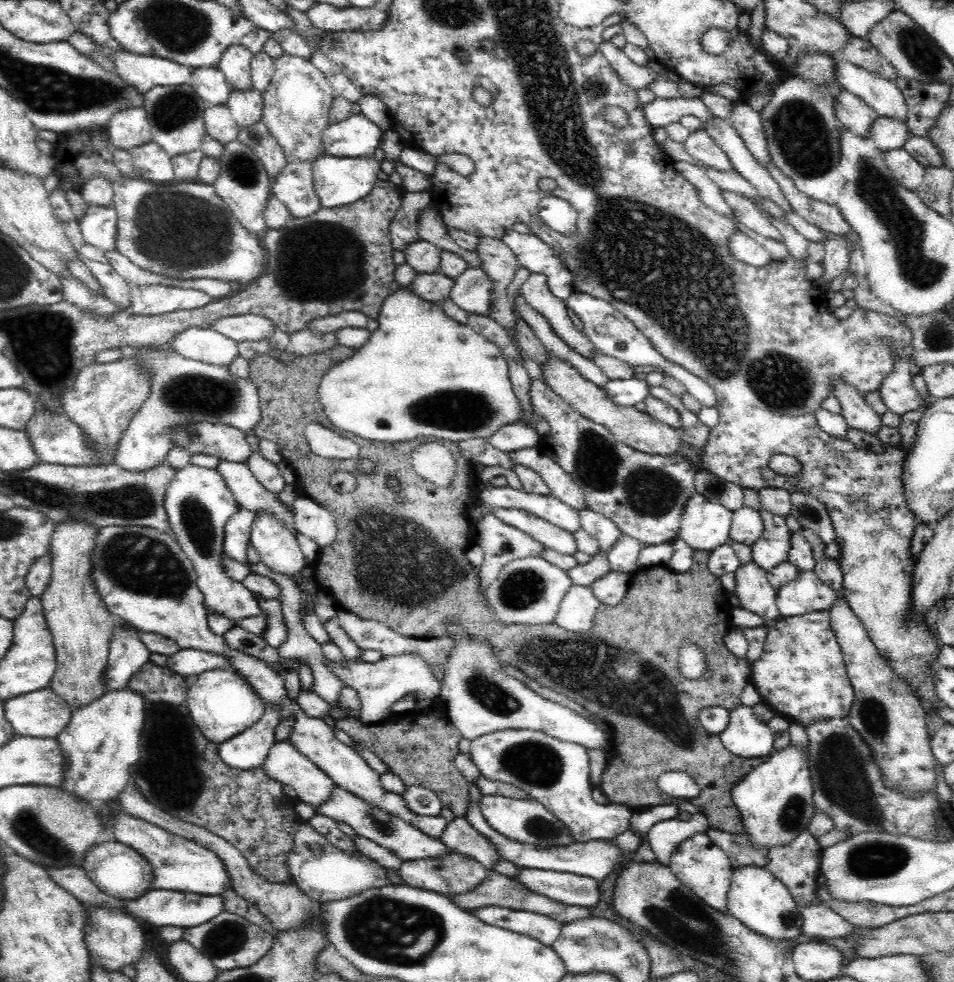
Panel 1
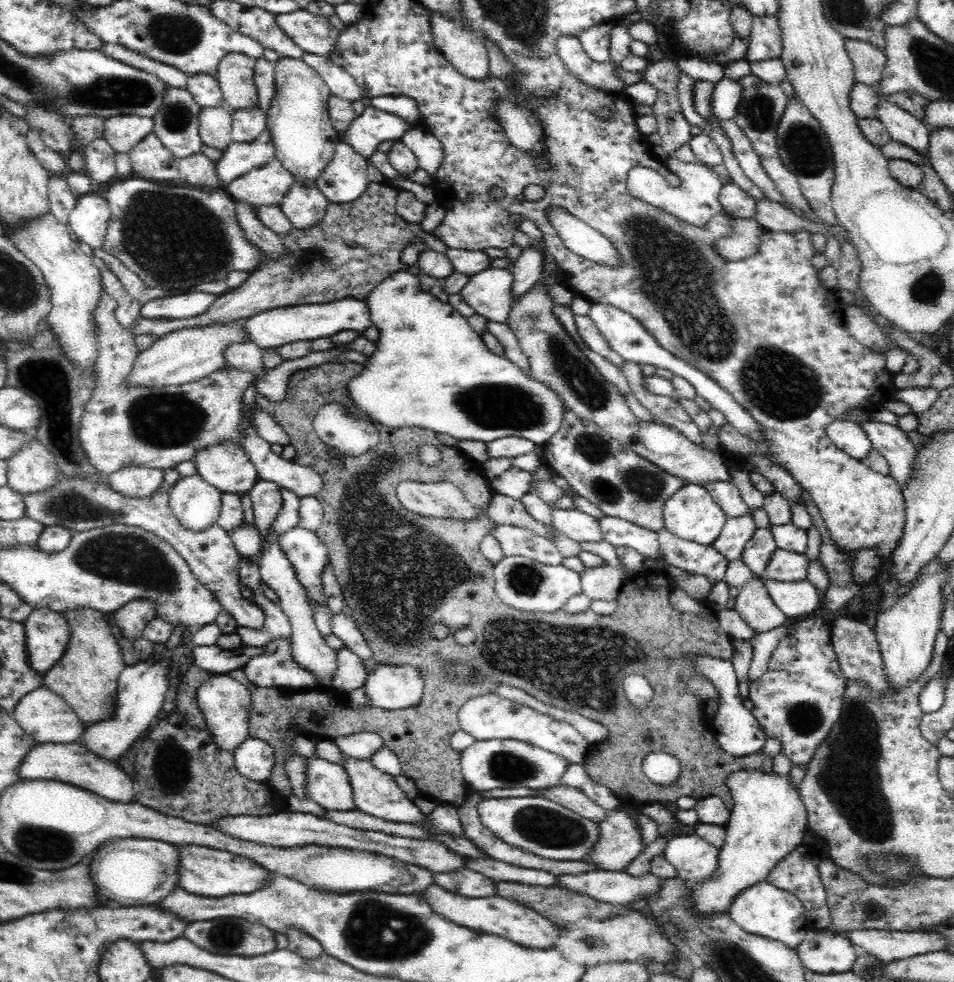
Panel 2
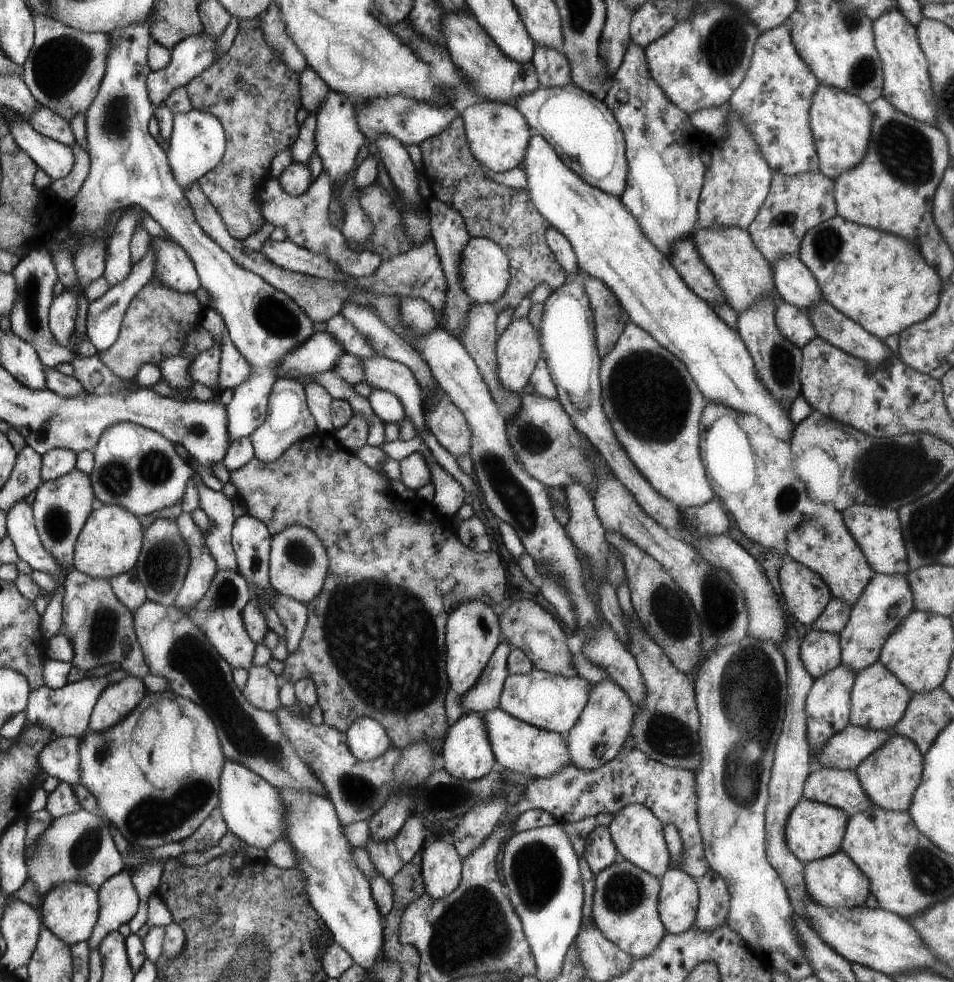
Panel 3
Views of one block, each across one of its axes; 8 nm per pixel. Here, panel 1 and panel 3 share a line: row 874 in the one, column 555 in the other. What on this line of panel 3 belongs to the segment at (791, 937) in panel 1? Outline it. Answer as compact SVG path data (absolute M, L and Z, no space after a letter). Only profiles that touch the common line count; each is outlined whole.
M493 708L489 712L483 712L481 720L483 720L485 732L487 732L489 746L491 746L493 758L497 762L497 768L513 770L513 772L519 772L519 774L535 780L535 778L547 778L569 764L563 734L533 728L533 726L509 716L501 708Z

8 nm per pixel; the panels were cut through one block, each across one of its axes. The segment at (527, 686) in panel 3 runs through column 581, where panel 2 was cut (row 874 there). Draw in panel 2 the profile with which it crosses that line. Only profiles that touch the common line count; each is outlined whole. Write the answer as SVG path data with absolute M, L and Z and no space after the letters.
M680 834L666 844L664 858L674 864L678 878L688 882L702 882L718 866L718 850L698 838L696 834Z

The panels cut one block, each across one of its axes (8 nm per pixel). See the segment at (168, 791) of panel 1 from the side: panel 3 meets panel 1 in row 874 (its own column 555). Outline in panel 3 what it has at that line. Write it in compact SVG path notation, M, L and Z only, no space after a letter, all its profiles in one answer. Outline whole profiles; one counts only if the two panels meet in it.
M461 116L451 120L449 126L439 134L419 142L419 150L421 174L427 178L433 198L455 208L461 214L469 238L487 238L495 242L509 260L509 282L505 292L501 292L501 296L493 304L495 314L503 312L505 308L517 308L517 304L541 282L547 284L551 292L565 282L565 270L561 270L545 242L545 230L549 224L531 204L527 190L495 184L481 172L481 166L471 156L471 150L467 146Z

